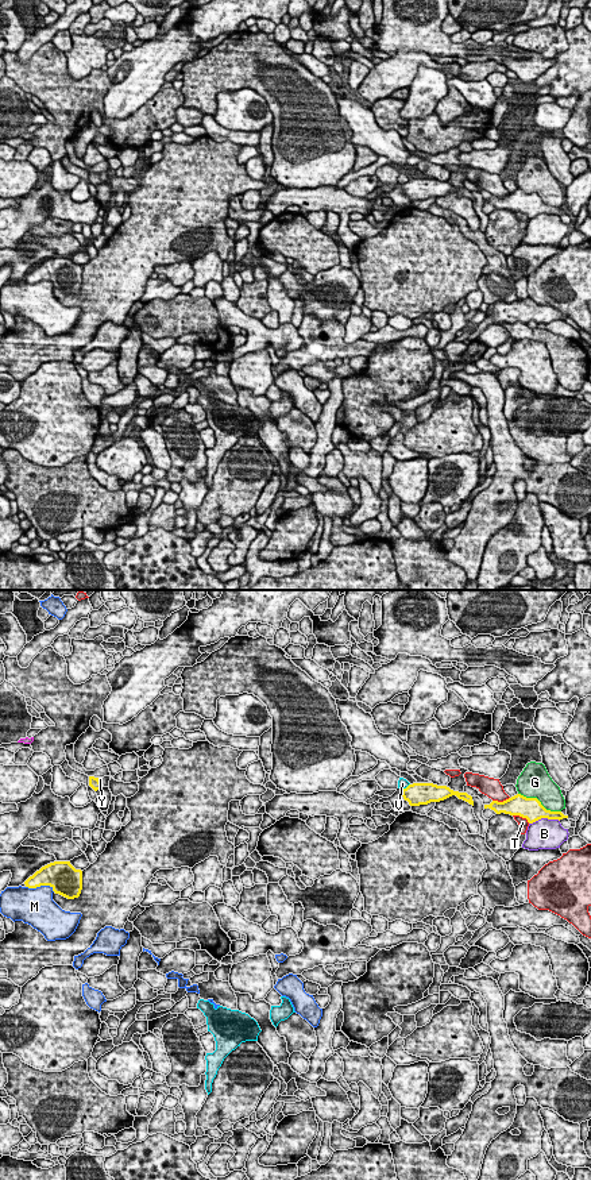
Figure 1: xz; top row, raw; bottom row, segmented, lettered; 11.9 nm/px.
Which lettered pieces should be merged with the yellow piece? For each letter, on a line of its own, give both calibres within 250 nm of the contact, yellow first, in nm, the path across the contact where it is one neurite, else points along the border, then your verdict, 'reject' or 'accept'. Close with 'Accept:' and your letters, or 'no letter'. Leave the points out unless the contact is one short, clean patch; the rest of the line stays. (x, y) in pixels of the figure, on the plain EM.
B: calibres 260 and 360 nm; reject
G: calibres 260 and 380 nm; reject
M: calibres 320 and 420 nm; reject
T: calibres 260 and 120 nm; reject
V: calibres 280 and 130 nm; border xz (409, 178), (401, 184); reject
Y: calibres 130 and 50 nm; border xz (97, 173), (100, 178); reject
Accept: no letter

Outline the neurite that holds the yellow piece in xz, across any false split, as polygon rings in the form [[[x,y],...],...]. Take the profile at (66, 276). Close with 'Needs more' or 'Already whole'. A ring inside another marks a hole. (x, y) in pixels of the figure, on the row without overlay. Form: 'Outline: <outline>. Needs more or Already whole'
Outline: [[[54,257],[36,266],[24,279],[28,284],[50,281],[55,289],[74,294],[82,285],[82,266],[76,265],[70,257]]]. Already whole

